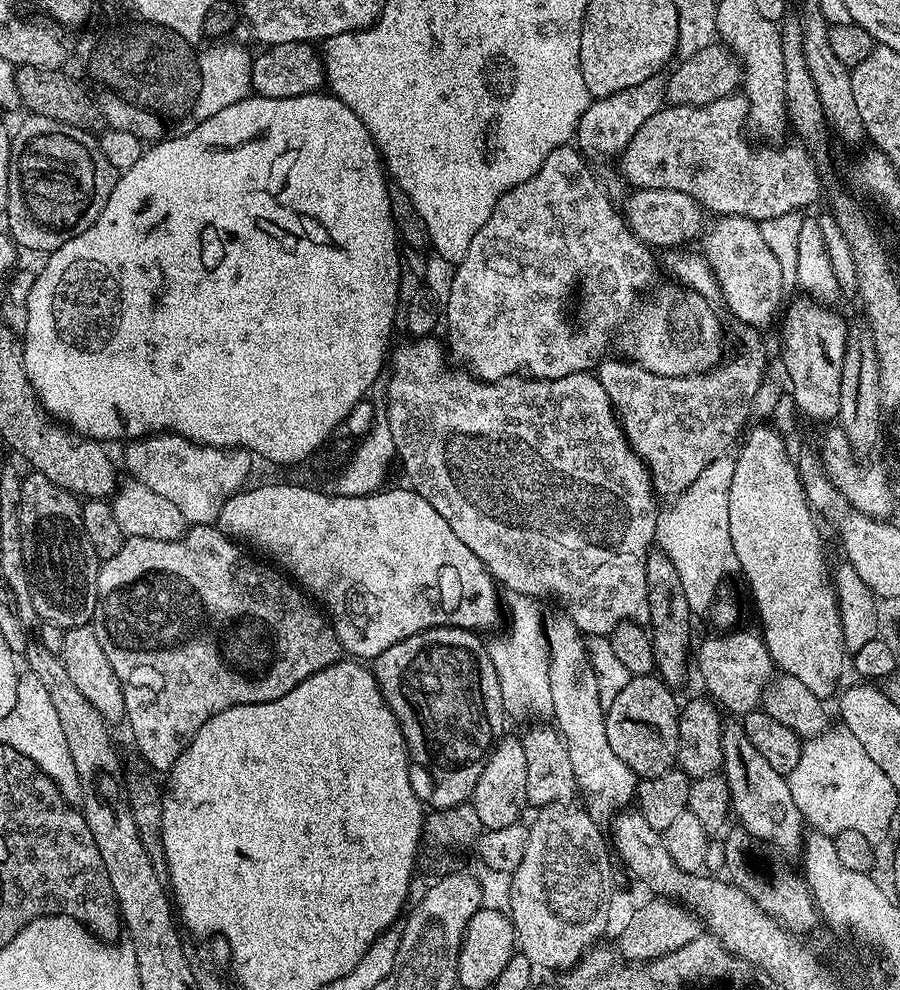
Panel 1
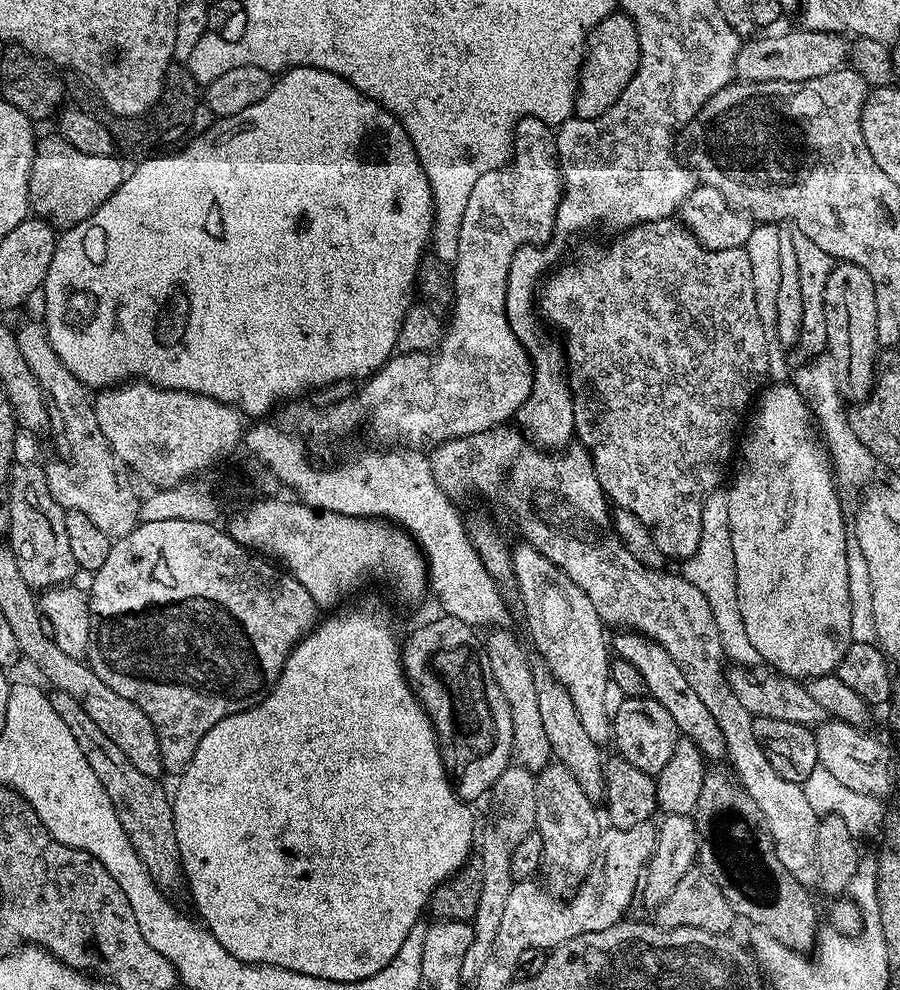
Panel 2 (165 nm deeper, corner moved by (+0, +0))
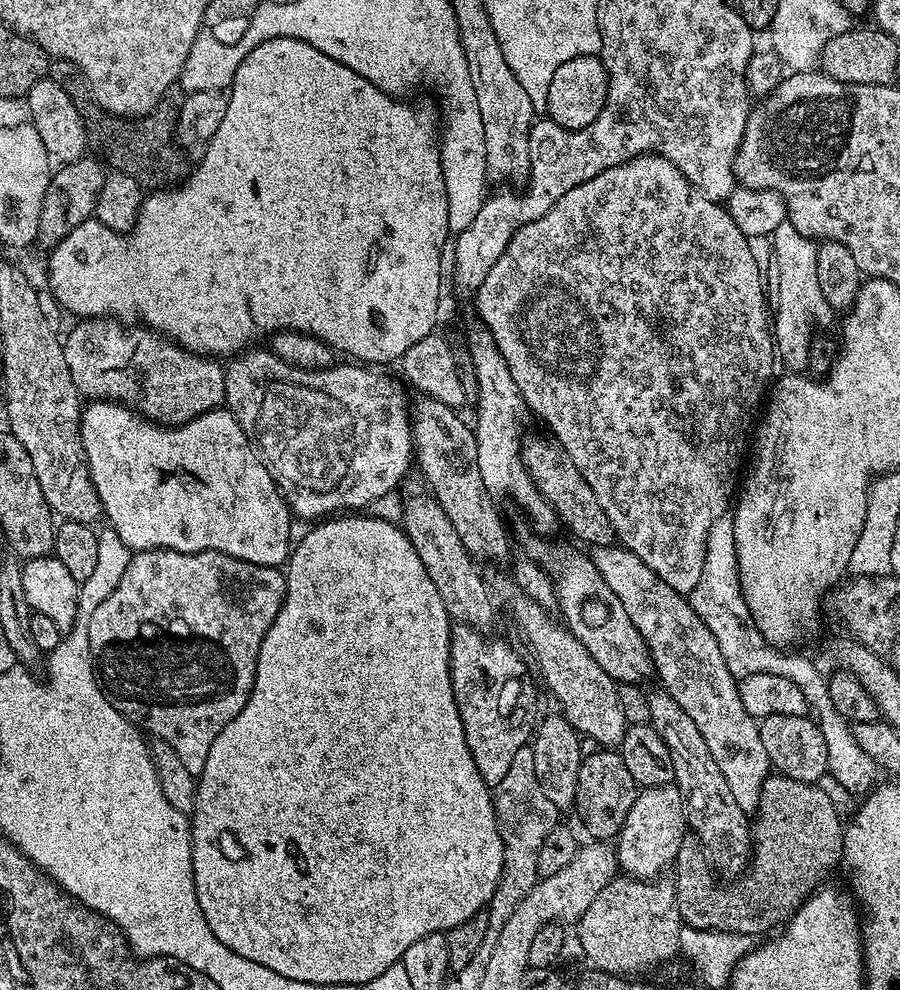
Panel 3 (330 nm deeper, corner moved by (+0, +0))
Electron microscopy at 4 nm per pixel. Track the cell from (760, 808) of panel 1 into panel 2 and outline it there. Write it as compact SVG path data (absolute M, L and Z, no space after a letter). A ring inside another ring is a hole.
M620 630L615 634L617 636L611 637L610 640L611 651L617 657L630 662L631 666L638 668L642 678L645 679L647 695L662 706L666 706L666 710L670 710L670 718L674 718L677 733L683 739L695 742L700 748L700 753L709 761L720 762L720 759L723 761L728 755L726 738L722 738L718 722L714 722L714 714L710 714L709 707L702 702L702 698L698 698L698 694L694 694L690 682L686 682L682 670L678 670L678 662L674 662L674 658L670 658L670 654L662 650L658 642L646 638L641 632Z

